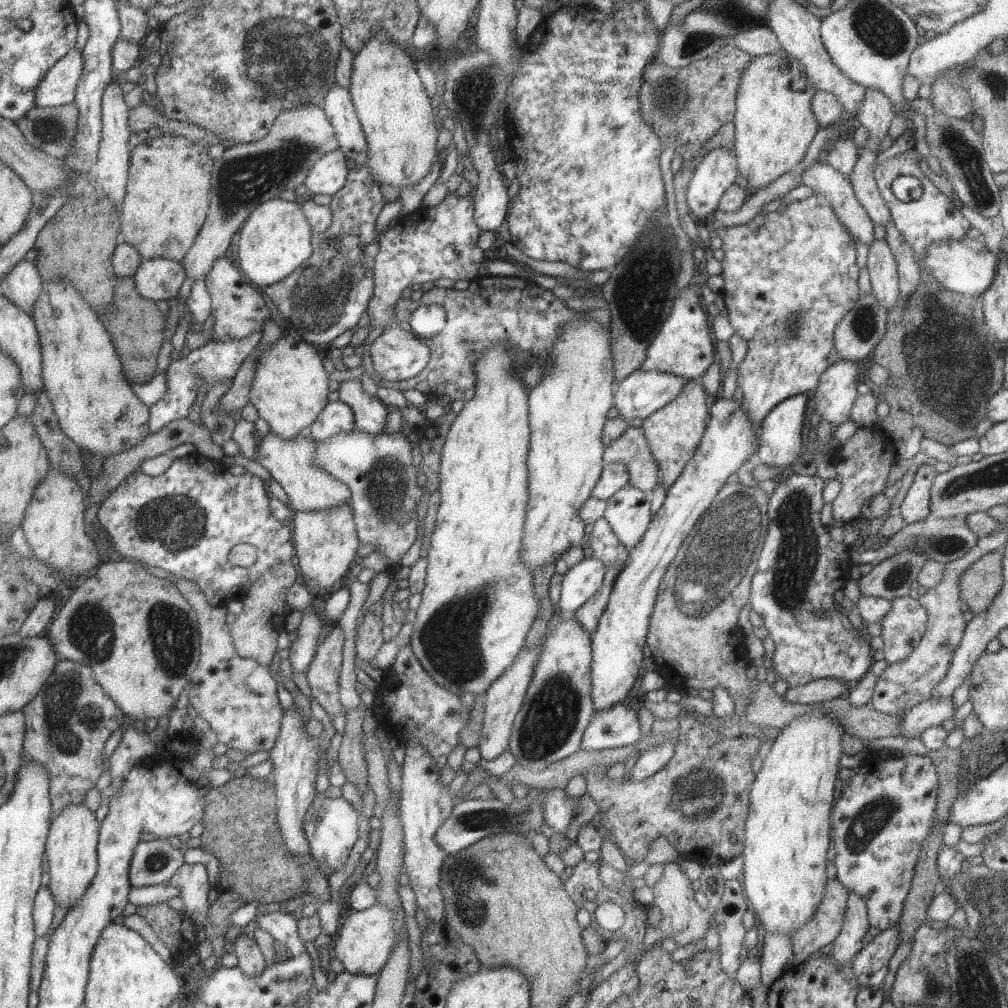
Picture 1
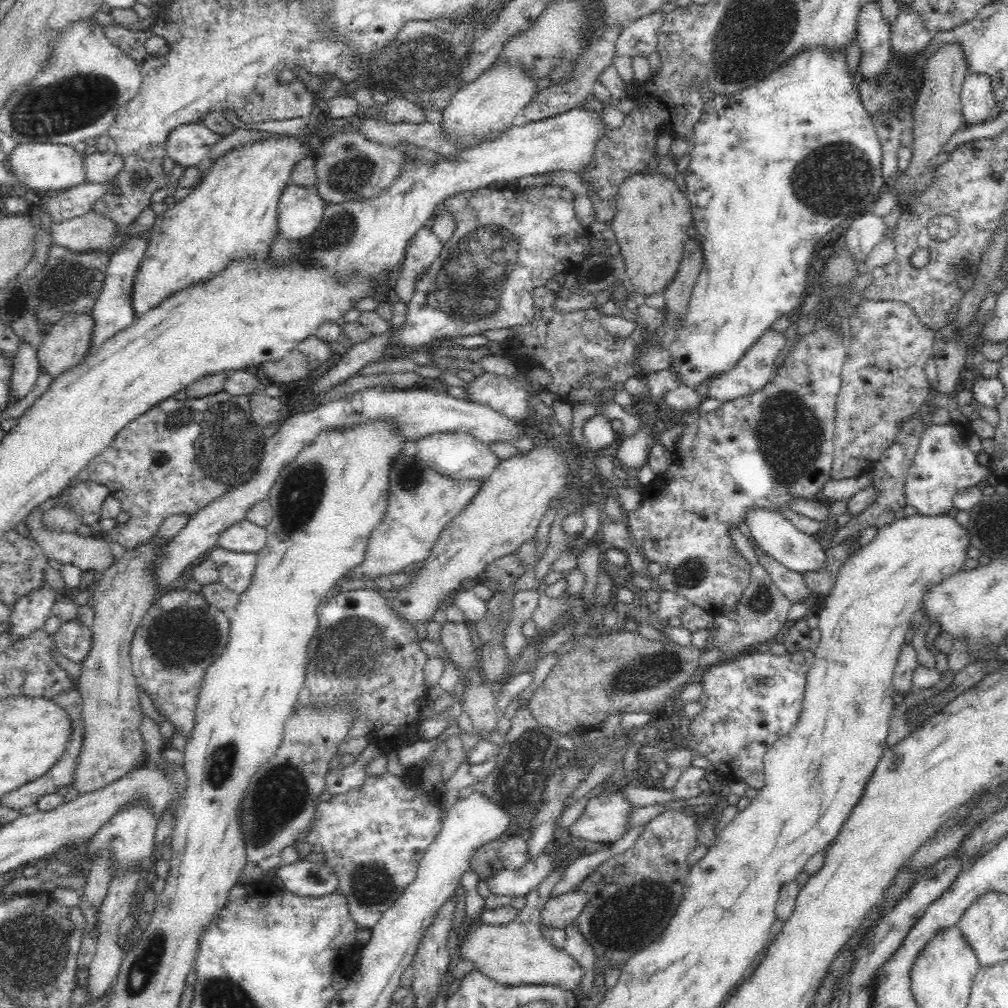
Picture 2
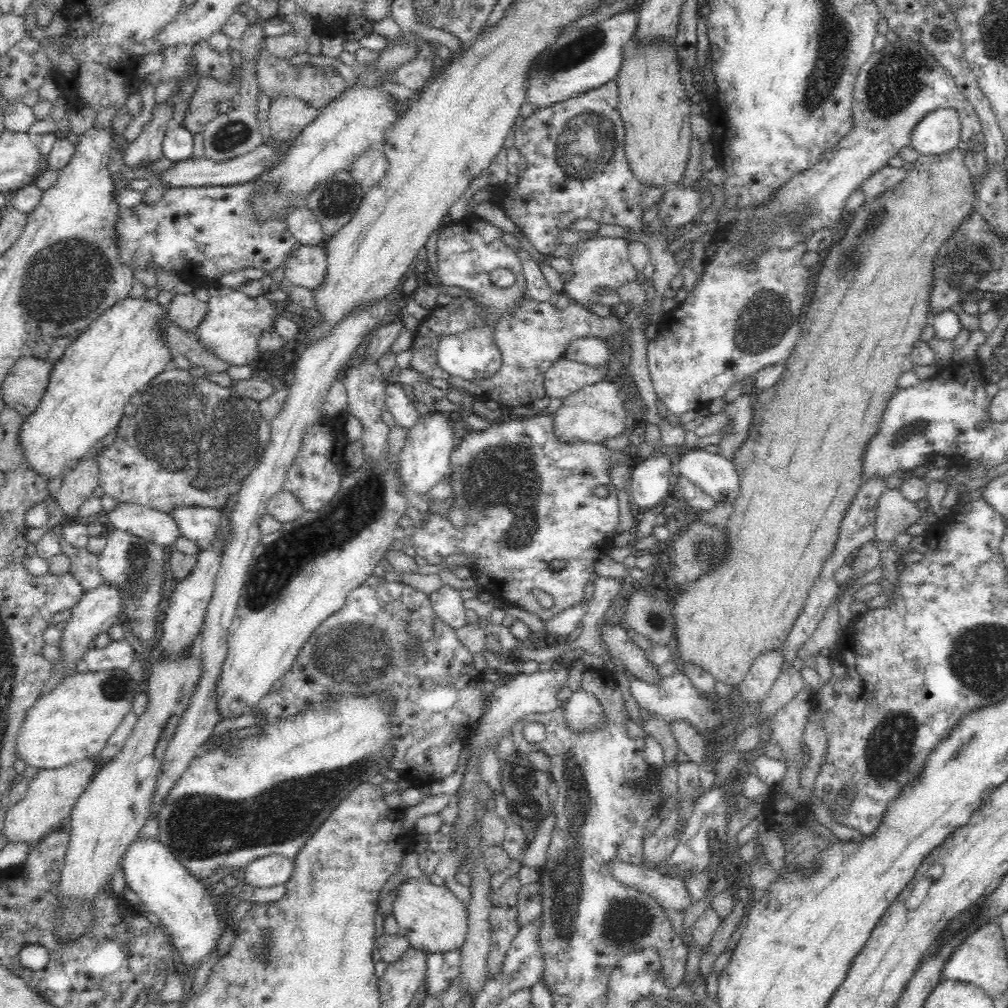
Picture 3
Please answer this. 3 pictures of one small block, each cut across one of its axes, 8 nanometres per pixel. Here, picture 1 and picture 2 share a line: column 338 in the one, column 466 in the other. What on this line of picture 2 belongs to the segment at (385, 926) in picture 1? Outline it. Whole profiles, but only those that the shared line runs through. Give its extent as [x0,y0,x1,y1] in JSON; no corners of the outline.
[454,858,582,990]

